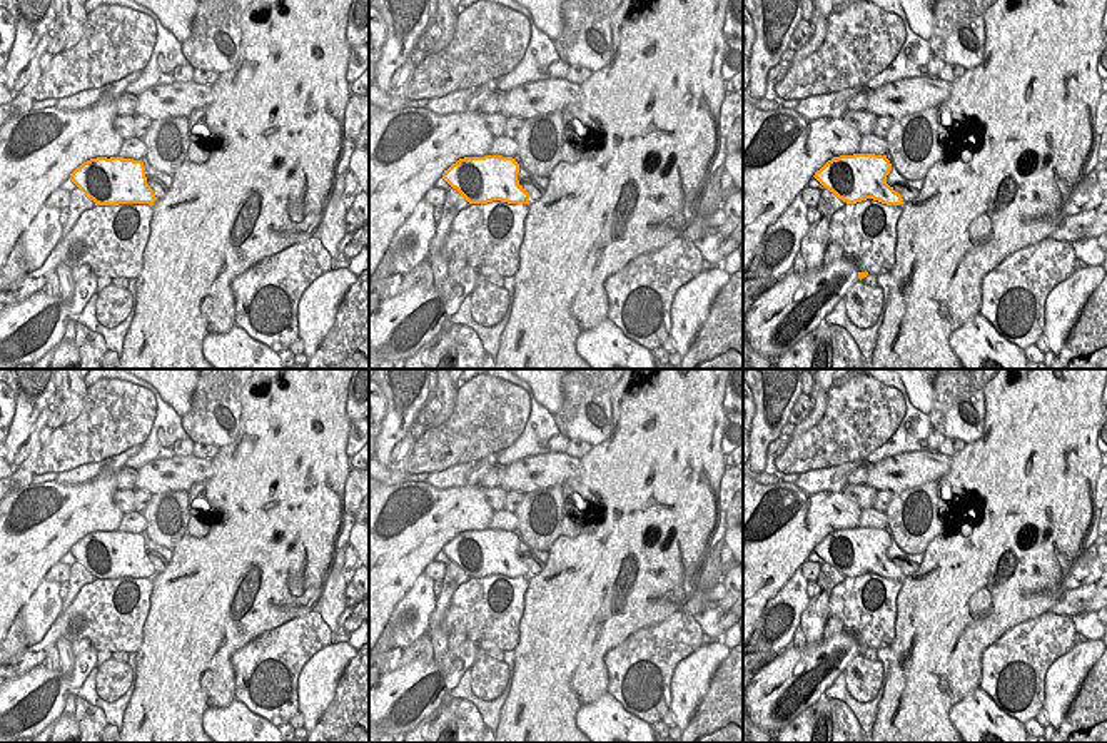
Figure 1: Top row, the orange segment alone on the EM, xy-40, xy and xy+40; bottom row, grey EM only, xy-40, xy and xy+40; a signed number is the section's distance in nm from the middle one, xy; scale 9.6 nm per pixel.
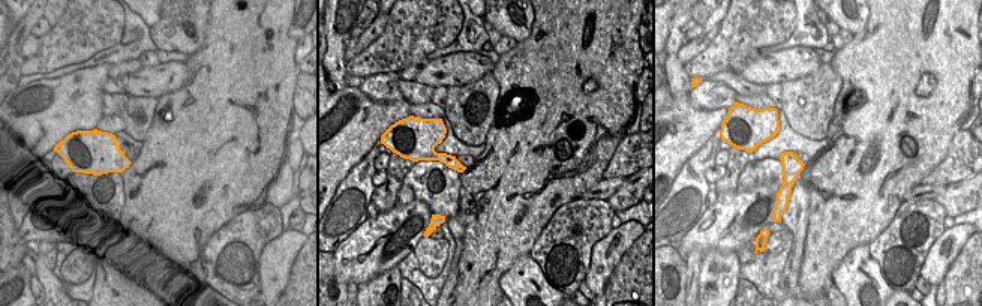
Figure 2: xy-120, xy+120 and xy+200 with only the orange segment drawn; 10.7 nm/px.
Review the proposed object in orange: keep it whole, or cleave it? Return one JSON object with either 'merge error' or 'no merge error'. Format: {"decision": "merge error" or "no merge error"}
{"decision": "no merge error"}

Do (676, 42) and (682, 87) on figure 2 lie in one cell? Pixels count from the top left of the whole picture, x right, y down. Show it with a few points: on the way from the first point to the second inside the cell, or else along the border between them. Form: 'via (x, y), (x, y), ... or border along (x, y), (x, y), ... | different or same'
via (672, 53), (675, 77) | same

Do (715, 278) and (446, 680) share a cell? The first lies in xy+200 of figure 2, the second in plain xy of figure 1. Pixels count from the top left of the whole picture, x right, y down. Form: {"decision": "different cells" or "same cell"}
{"decision": "different cells"}

